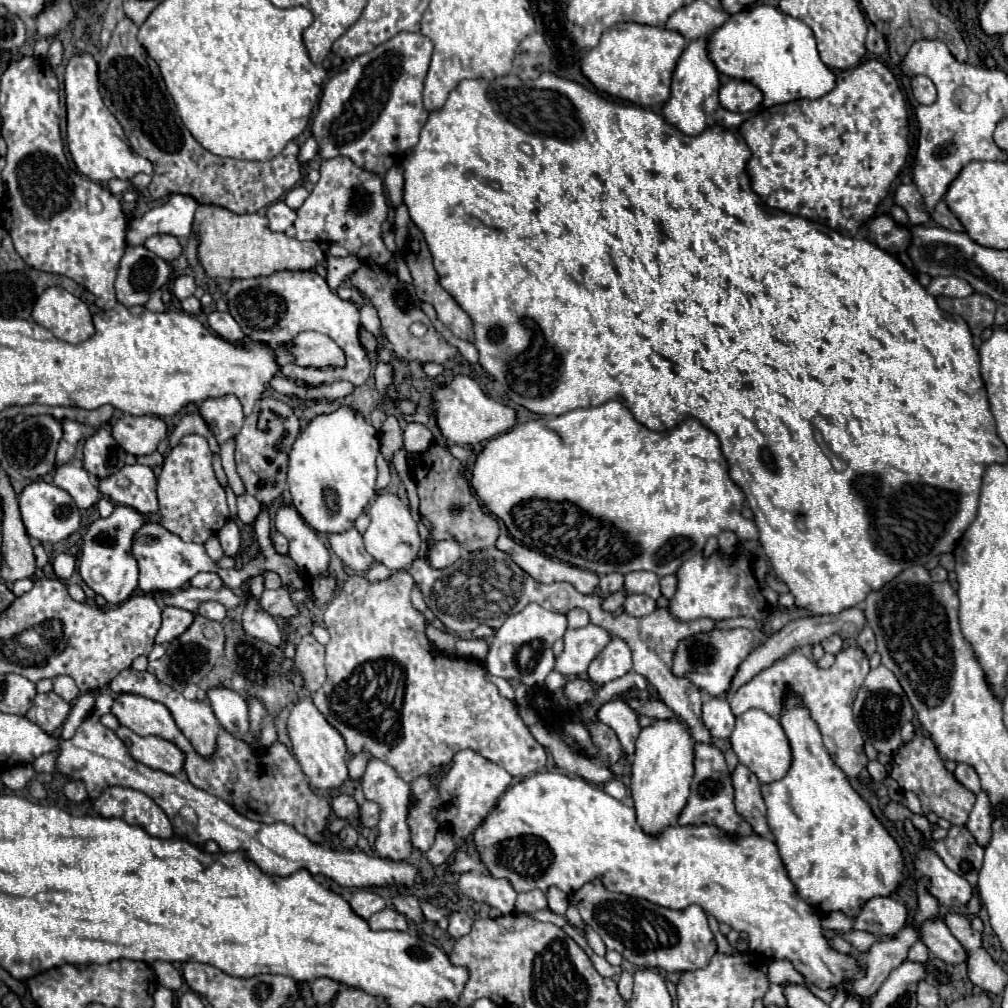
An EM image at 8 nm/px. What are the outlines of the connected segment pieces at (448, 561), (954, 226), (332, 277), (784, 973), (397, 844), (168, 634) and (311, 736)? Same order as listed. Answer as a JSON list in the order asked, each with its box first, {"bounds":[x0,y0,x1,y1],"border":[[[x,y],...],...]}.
[{"bounds":[430,540,460,568],"border":[[[440,540],[434,542],[430,548],[430,566],[432,568],[446,568],[452,566],[460,558],[460,546],[456,540]]]},{"bounds":[932,200,964,232],"border":[[[940,200],[940,202],[936,204],[936,210],[932,212],[932,220],[934,220],[938,226],[942,226],[942,228],[946,228],[946,230],[952,230],[952,232],[962,232],[962,230],[964,230],[962,224],[960,224],[960,220],[948,210],[948,206],[944,204],[944,200]]]},{"bounds":[326,256,362,290],"border":[[[326,256],[326,268],[328,268],[328,286],[332,290],[336,290],[348,274],[352,274],[354,270],[358,270],[362,266],[362,260],[358,256],[346,256],[346,258],[334,258],[334,256]]]},{"bounds":[766,960,806,984],"border":[[[772,960],[768,964],[768,972],[766,972],[768,980],[774,984],[782,984],[782,982],[792,982],[792,984],[802,984],[806,982],[804,976],[800,972],[794,970],[794,966],[788,960]]]},{"bounds":[362,758,412,860],"border":[[[372,758],[368,762],[368,768],[362,776],[362,788],[366,794],[366,800],[378,802],[380,804],[380,822],[378,822],[378,838],[376,838],[376,850],[378,854],[382,854],[382,858],[390,858],[390,860],[404,860],[410,856],[412,852],[412,844],[410,844],[410,832],[408,832],[408,824],[406,824],[406,816],[408,816],[408,804],[410,804],[410,786],[394,772],[394,768],[390,768],[386,762]]]},{"bounds":[156,606,194,644],"border":[[[166,606],[162,610],[162,628],[156,634],[156,644],[172,642],[182,632],[186,632],[186,628],[192,624],[192,620],[194,620],[192,612],[182,610],[182,608],[174,608],[174,606]]]},{"bounds":[288,698,348,790],"border":[[[302,698],[294,704],[288,718],[288,734],[292,740],[294,754],[302,766],[302,772],[308,776],[314,788],[318,790],[340,788],[348,780],[346,742],[342,740],[340,732],[326,722],[326,718],[318,712],[318,708],[312,704],[310,698]]]}]

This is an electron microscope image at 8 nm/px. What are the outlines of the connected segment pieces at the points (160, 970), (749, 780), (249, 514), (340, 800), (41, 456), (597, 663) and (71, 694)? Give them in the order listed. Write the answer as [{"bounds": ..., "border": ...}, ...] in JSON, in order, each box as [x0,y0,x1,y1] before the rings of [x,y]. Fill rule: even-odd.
[{"bounds":[152,962,182,990],"border":[[[154,962],[152,964],[156,976],[158,976],[158,982],[170,990],[178,990],[182,986],[182,976],[178,974],[178,970],[170,964],[170,962]]]},{"bounds":[732,764,770,836],"border":[[[738,764],[732,772],[732,782],[736,790],[734,804],[738,814],[752,824],[756,834],[770,836],[770,828],[766,824],[766,806],[760,794],[758,778],[744,764]]]},{"bounds":[238,494,260,522],"border":[[[240,494],[238,496],[238,518],[242,520],[242,522],[254,522],[254,518],[258,516],[258,512],[260,512],[260,502],[254,498],[254,496],[250,496],[250,494]]]},{"bounds":[332,794,358,818],"border":[[[340,794],[340,796],[336,796],[336,798],[332,800],[332,810],[334,810],[334,814],[336,814],[338,818],[350,818],[350,816],[356,814],[358,804],[354,802],[352,796]]]},{"bounds":[4,416,62,480],"border":[[[28,416],[24,422],[14,424],[6,434],[4,434],[4,456],[10,462],[10,466],[22,474],[24,478],[38,480],[40,476],[48,474],[54,470],[54,456],[58,442],[62,440],[62,424],[60,420],[54,420],[54,416]]]},{"bounds":[588,638,632,684],"border":[[[612,638],[610,644],[592,660],[588,676],[596,684],[606,684],[632,670],[632,652],[622,638]]]},{"bounds":[54,676,80,702],"border":[[[58,676],[54,678],[54,692],[62,696],[66,702],[74,702],[80,696],[80,690],[76,688],[74,680],[70,676]]]}]

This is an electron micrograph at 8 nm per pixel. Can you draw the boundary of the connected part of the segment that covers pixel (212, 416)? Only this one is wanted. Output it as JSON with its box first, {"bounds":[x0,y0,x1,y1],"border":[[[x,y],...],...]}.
{"bounds":[200,396,244,444],"border":[[[222,396],[222,398],[204,400],[200,406],[200,414],[208,422],[210,430],[216,434],[218,444],[236,436],[242,428],[242,422],[244,422],[242,404],[236,396]]]}

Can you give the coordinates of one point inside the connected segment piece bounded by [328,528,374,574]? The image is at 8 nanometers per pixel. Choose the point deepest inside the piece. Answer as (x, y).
(348, 546)

